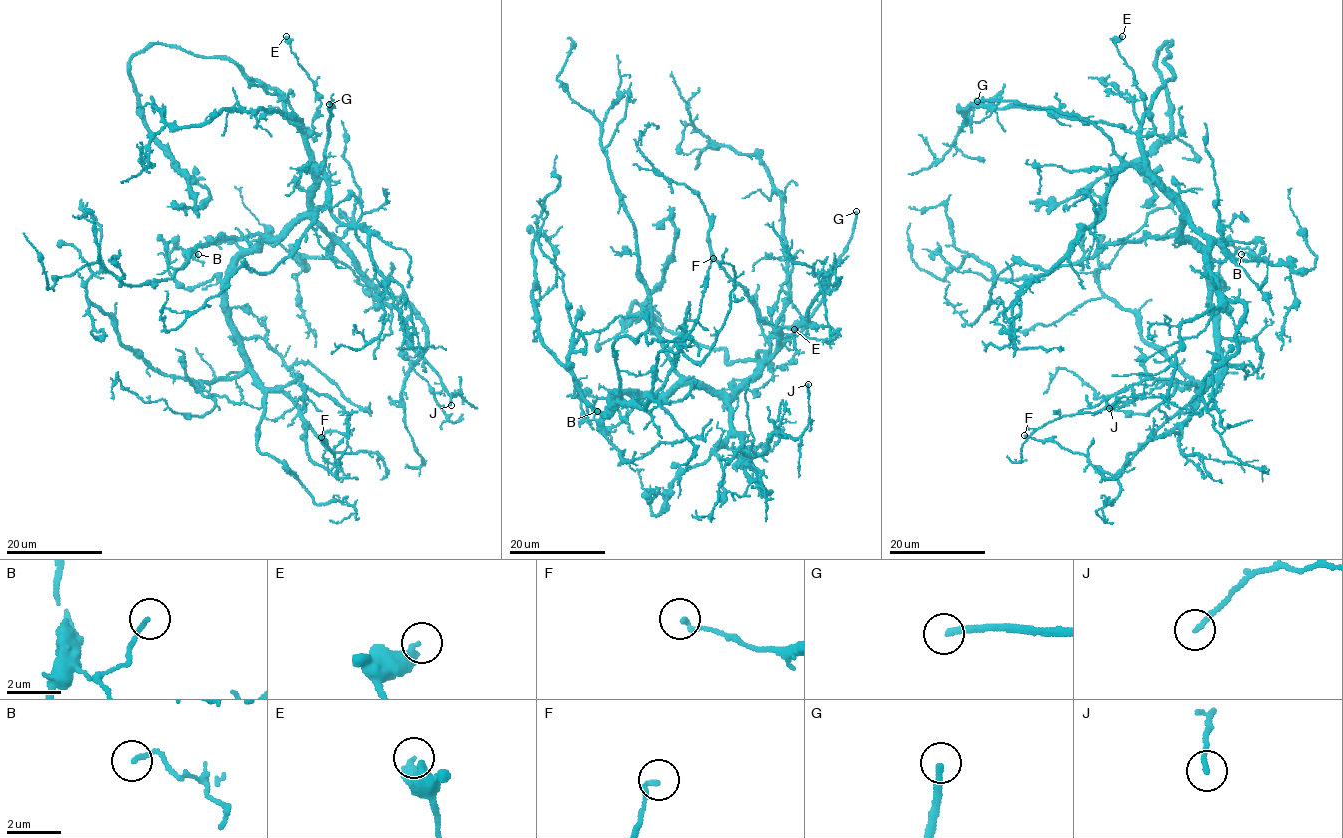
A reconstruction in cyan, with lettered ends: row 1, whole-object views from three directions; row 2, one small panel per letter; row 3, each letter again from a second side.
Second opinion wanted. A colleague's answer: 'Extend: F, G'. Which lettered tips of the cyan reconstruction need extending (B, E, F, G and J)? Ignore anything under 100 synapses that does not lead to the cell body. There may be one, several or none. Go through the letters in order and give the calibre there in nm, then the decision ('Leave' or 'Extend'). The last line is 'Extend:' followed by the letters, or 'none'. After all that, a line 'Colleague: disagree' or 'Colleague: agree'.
B: Thickness 140 nm. Leave
E: Thickness 400 nm. Leave
F: Thickness 180 nm. Leave
G: Thickness 240 nm. Extend
J: Thickness 160 nm. Leave
Extend: G
Colleague: disagree

